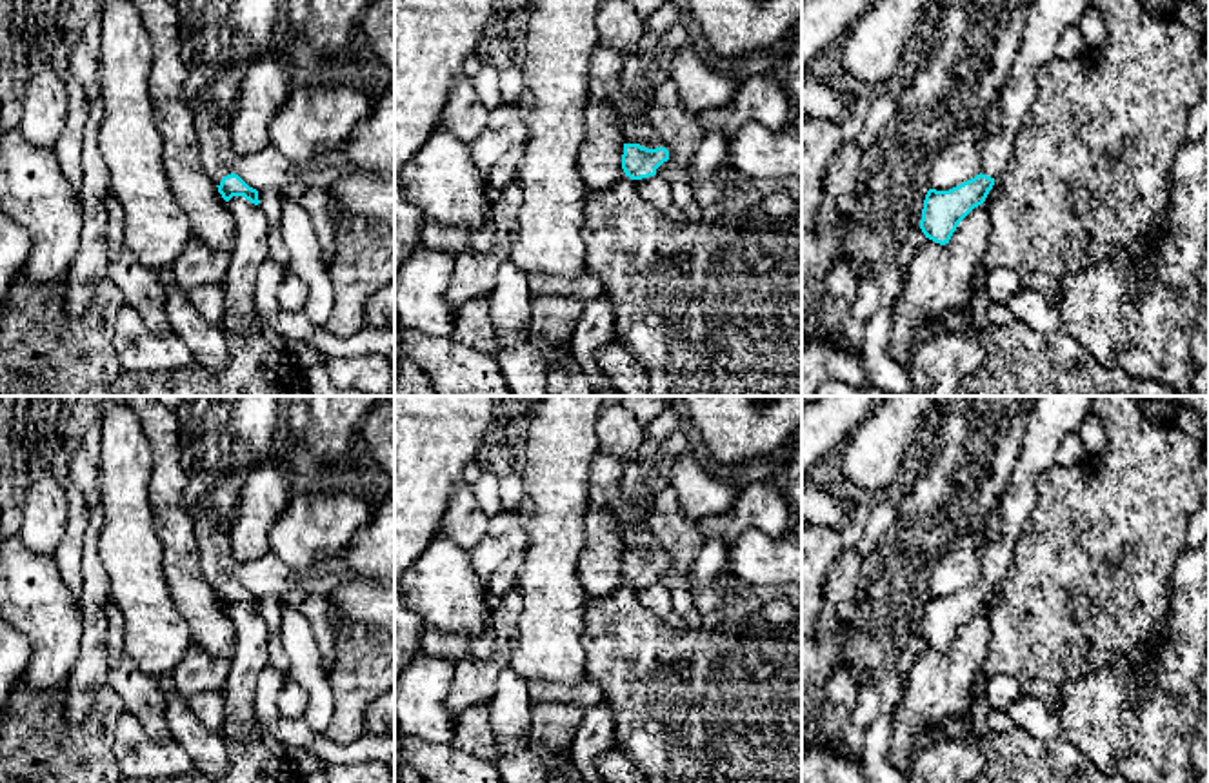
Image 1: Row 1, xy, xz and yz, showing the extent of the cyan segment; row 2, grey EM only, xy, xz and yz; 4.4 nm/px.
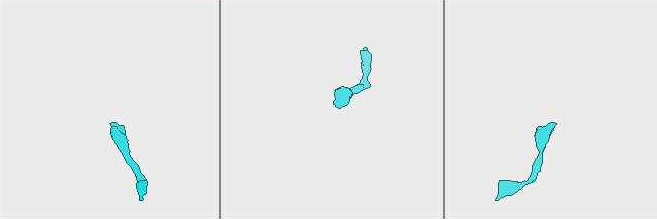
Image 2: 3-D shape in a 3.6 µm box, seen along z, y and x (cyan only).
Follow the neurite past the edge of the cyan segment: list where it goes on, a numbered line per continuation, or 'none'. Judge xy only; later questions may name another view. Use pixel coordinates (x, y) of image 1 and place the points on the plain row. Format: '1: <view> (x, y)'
1: xy (215, 551)

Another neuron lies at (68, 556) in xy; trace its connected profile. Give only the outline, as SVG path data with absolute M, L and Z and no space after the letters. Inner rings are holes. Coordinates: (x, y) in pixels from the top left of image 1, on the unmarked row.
M65 483L67 527L53 556L65 587L78 598L82 592L82 550L84 534L91 518L91 501L75 487Z

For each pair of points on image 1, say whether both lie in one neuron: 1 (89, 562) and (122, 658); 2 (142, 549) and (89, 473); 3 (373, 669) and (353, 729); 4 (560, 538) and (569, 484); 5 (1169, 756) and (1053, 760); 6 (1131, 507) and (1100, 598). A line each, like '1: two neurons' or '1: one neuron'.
1: two neurons
2: two neurons
3: one neuron
4: one neuron
5: two neurons
6: one neuron

